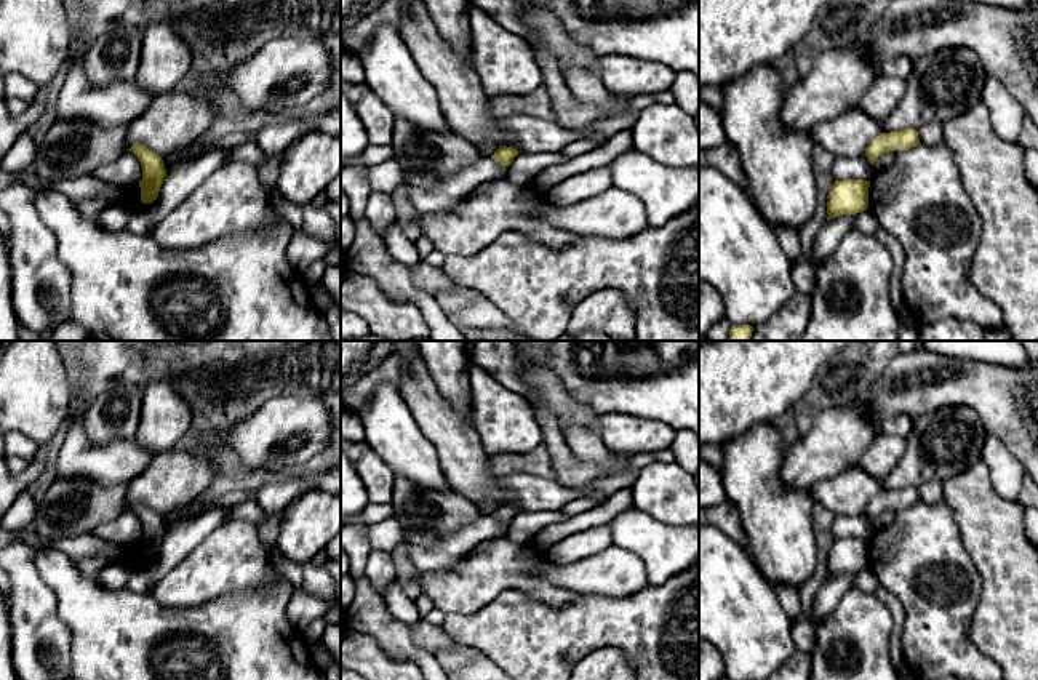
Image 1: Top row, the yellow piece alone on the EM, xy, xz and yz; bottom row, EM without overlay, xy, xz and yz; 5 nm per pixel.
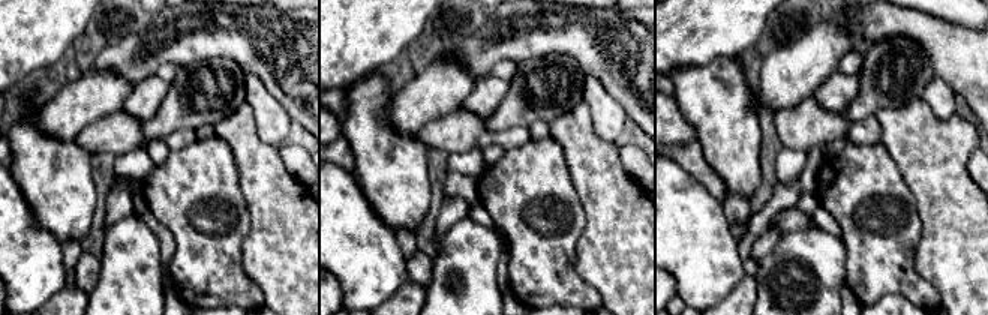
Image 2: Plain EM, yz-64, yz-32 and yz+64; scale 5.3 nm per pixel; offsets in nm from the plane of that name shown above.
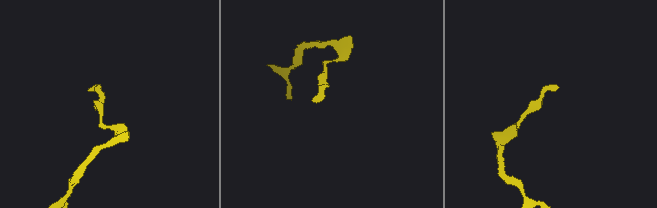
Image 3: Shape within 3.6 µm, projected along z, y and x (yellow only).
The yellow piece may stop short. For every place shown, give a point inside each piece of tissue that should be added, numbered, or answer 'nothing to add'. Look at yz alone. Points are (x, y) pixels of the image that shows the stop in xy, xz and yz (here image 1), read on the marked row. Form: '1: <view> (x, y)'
nothing to add

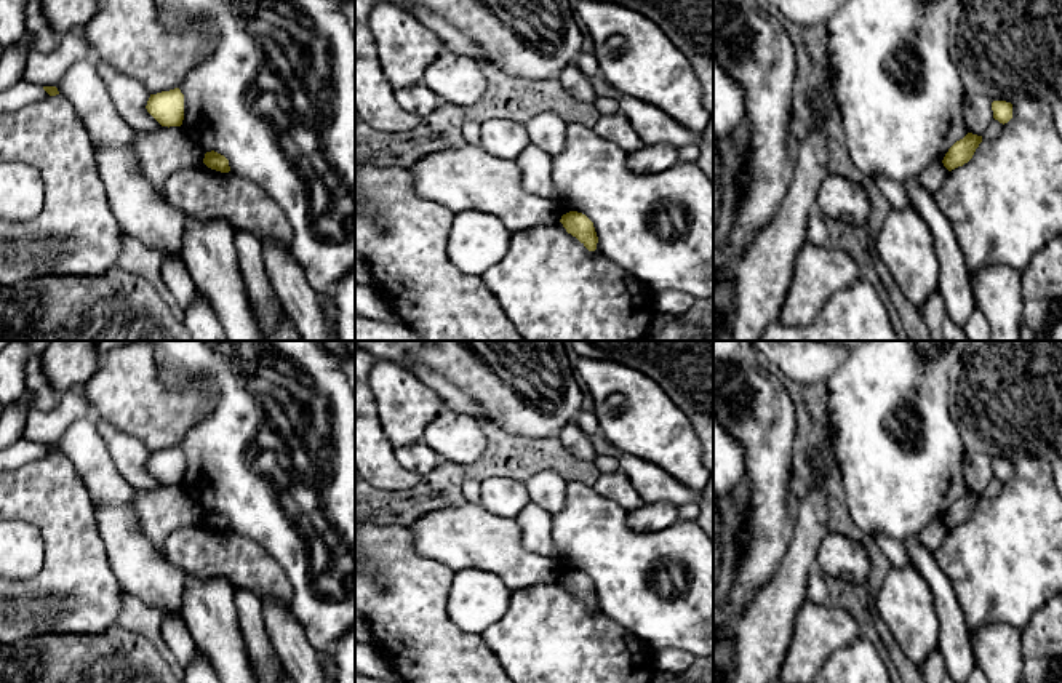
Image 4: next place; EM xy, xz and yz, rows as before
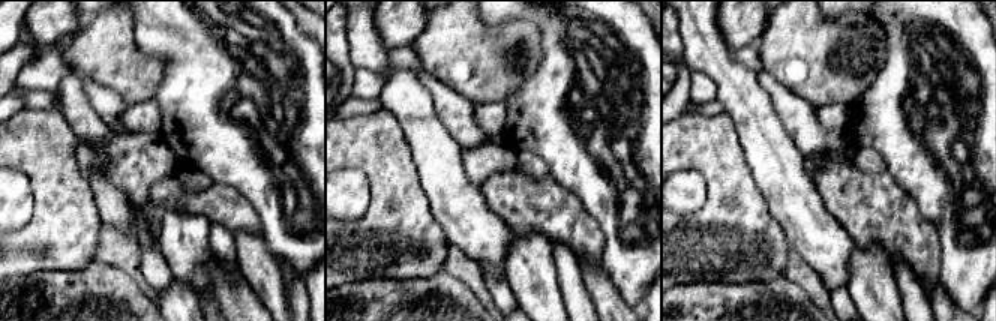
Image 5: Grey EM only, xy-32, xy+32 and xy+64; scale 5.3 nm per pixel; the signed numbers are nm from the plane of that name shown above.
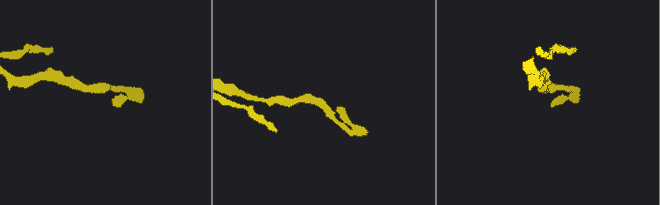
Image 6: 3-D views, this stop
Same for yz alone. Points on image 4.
nothing to add

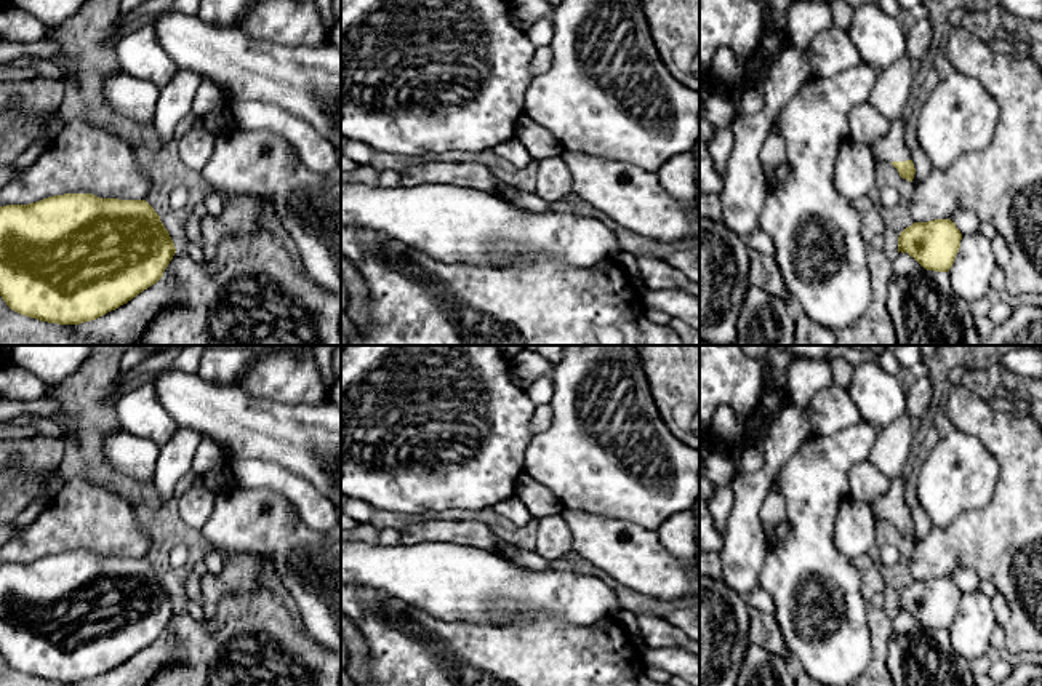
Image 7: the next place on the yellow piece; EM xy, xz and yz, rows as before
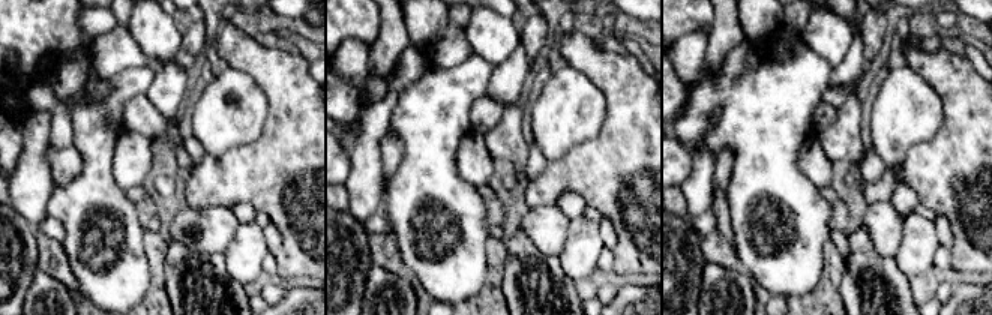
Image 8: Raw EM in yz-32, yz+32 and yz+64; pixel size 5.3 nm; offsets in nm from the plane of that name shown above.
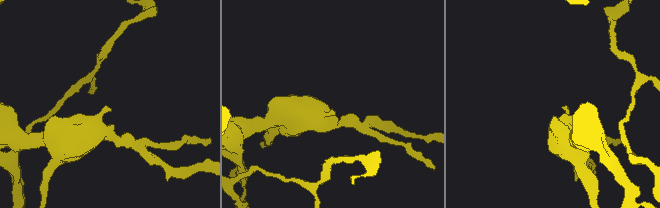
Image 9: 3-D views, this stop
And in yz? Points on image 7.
1: yz (892, 146)

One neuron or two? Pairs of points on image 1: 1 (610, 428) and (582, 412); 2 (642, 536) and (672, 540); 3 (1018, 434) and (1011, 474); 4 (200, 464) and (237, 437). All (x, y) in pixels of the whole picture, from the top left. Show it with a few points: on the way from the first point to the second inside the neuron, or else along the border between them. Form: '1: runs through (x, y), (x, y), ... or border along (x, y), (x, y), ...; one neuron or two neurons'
1: border along (597, 418), (598, 432); two neurons
2: runs through (650, 540), (664, 540); one neuron
3: border along (989, 434), (994, 434), (1021, 464); two neurons
4: border along (200, 452), (208, 455); two neurons

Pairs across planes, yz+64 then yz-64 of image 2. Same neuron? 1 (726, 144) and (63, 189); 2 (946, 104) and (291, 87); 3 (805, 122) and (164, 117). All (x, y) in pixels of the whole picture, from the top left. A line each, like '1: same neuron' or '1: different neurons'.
1: same neuron
2: different neurons
3: different neurons

